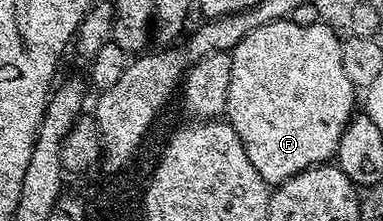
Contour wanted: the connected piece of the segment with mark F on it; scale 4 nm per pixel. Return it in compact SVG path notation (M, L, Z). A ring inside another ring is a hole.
M290 18L278 19L252 29L229 54L232 81L228 81L224 119L236 129L248 161L252 161L266 184L277 185L309 167L329 164L337 156L348 121L356 113L356 88L348 81L348 73L344 73L340 35L321 21L316 25L296 25Z

